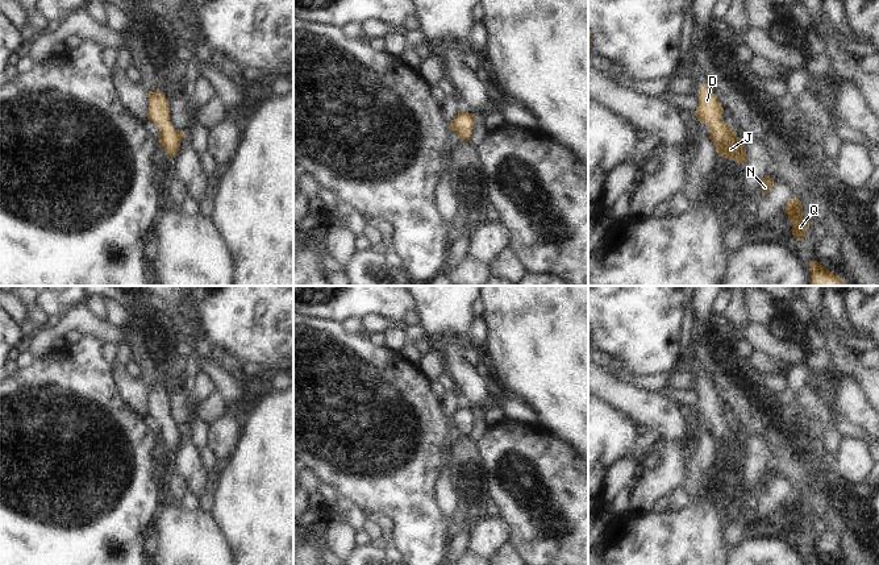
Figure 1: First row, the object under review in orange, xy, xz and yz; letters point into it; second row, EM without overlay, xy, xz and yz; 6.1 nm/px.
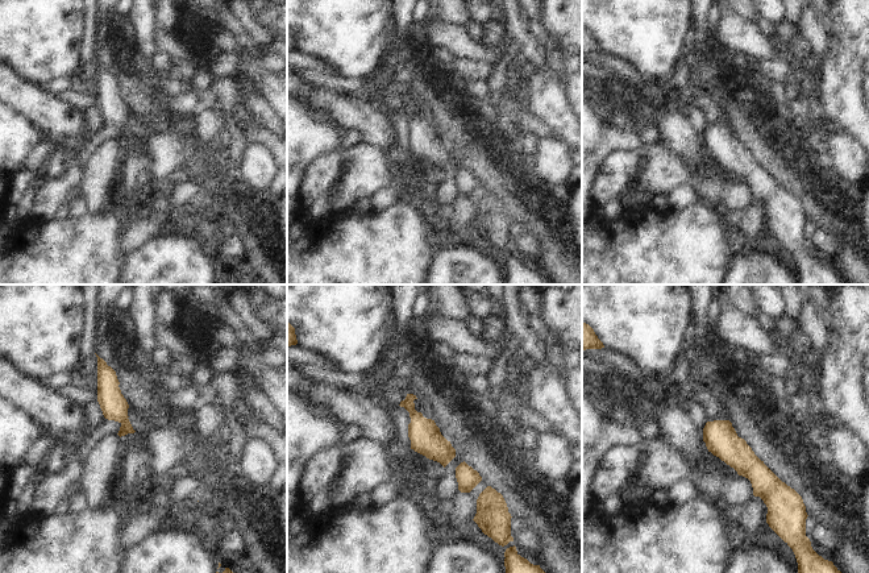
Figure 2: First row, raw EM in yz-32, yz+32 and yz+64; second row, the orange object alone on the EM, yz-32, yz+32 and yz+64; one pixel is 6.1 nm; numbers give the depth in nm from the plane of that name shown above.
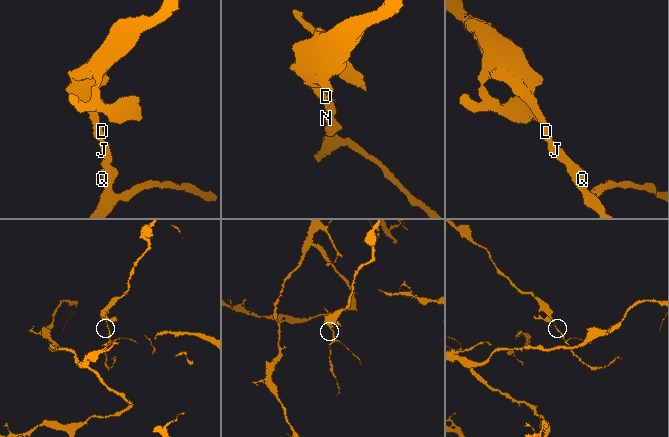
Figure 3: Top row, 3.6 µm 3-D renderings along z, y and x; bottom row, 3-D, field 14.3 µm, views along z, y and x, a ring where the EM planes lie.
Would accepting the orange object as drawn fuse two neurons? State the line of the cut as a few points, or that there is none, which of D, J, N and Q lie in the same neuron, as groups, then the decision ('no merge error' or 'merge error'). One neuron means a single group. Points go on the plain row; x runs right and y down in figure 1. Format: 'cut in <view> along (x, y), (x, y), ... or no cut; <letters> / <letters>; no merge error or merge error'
no cut; D J N Q; no merge error

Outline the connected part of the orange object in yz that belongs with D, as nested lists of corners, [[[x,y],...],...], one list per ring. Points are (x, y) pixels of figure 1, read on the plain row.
[[[708,379],[699,386],[699,402],[695,406],[697,416],[709,423],[709,435],[715,437],[718,452],[729,453],[737,458],[746,458],[746,445],[741,433],[737,432],[729,420],[722,416],[724,403]]]

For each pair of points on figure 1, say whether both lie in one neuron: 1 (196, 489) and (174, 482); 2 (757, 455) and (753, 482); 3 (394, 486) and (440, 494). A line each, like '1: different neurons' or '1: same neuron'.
1: different neurons
2: same neuron
3: different neurons

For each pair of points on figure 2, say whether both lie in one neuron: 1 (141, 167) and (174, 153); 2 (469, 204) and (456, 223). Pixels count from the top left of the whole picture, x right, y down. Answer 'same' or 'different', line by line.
1: different
2: same

